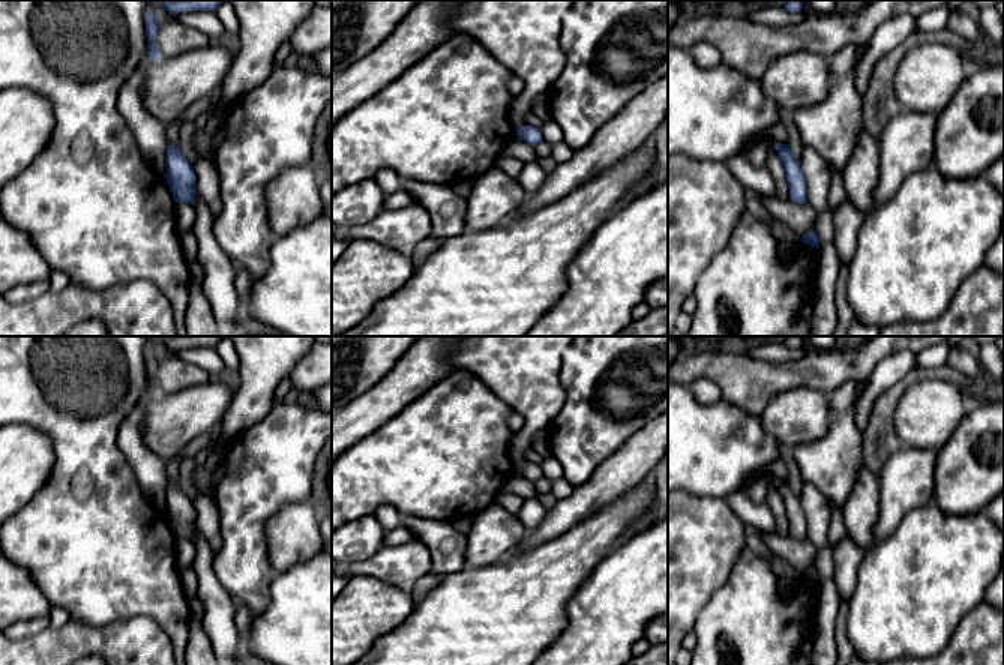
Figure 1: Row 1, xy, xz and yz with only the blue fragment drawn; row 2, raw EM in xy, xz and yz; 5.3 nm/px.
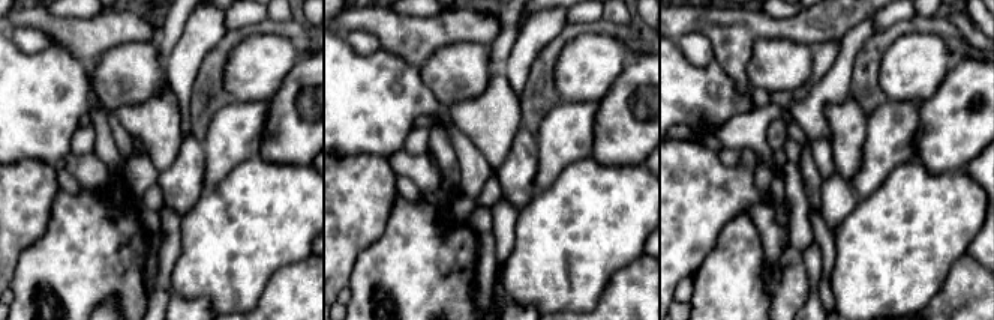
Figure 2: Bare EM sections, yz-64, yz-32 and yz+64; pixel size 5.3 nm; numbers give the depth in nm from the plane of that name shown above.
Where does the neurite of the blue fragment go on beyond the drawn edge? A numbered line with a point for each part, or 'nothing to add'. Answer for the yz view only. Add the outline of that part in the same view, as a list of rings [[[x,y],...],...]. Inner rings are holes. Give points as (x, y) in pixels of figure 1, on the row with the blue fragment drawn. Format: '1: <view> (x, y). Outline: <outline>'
nothing to add

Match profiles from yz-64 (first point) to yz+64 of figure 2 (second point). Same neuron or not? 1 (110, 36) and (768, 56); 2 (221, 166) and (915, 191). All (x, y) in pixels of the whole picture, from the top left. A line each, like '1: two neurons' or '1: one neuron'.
1: two neurons
2: two neurons

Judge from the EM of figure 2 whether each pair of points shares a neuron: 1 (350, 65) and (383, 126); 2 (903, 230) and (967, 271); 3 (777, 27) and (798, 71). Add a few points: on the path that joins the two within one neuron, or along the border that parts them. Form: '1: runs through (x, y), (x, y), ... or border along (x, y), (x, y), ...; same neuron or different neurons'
1: runs through (350, 80), (350, 92), (369, 111); same neuron
2: border along (966, 253), (954, 263), (939, 293); different neurons
3: border along (811, 48), (787, 39), (759, 39), (751, 56); different neurons

